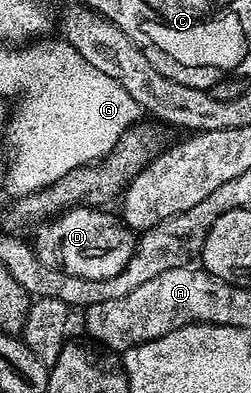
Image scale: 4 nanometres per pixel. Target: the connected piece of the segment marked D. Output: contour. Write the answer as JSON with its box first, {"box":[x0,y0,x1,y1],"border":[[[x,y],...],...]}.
{"box":[34,205,137,281],"border":[[[77,205],[61,211],[51,222],[39,224],[34,250],[46,265],[62,268],[74,277],[86,277],[102,281],[118,277],[136,252],[137,232],[126,226],[119,214],[111,215],[108,209],[97,209]]]}

